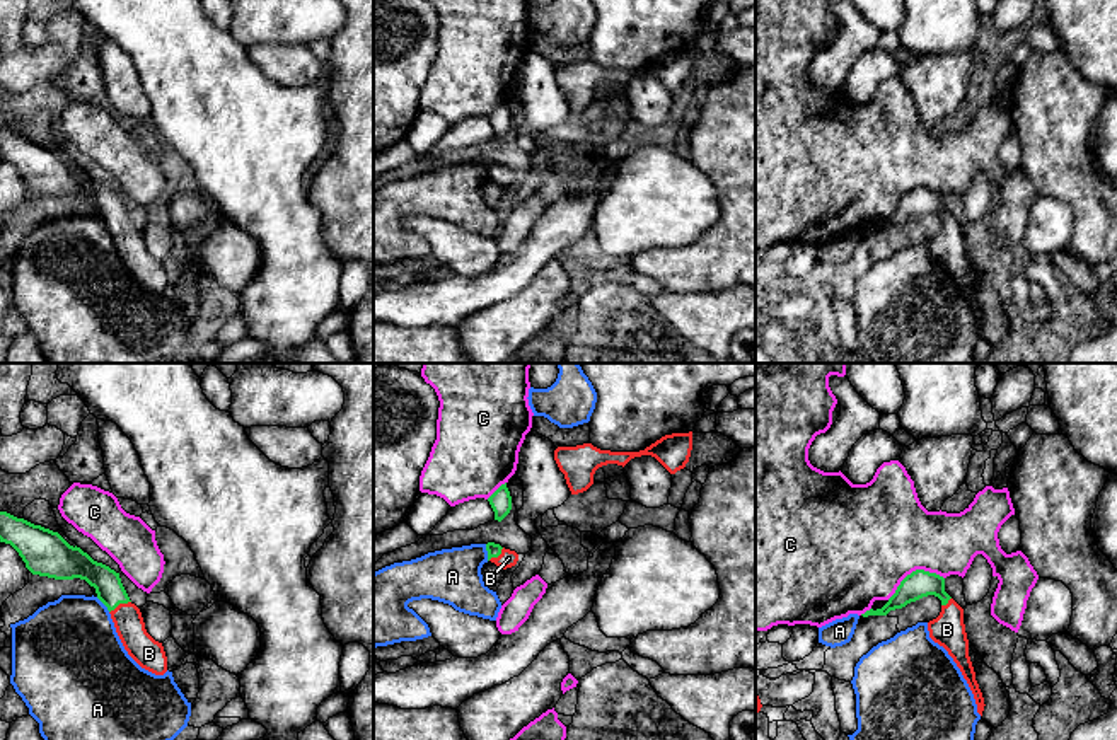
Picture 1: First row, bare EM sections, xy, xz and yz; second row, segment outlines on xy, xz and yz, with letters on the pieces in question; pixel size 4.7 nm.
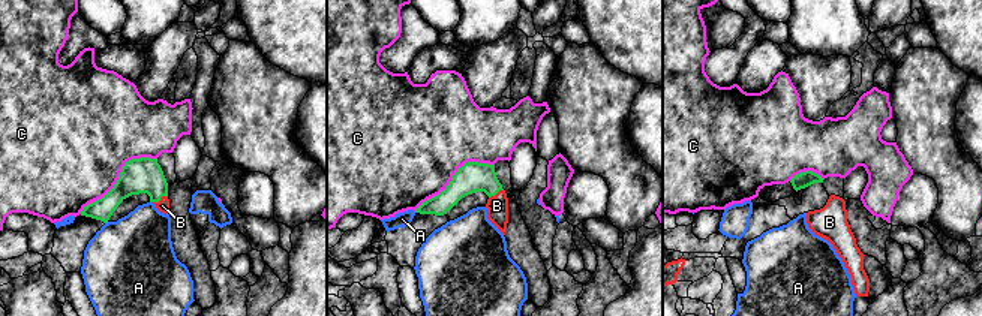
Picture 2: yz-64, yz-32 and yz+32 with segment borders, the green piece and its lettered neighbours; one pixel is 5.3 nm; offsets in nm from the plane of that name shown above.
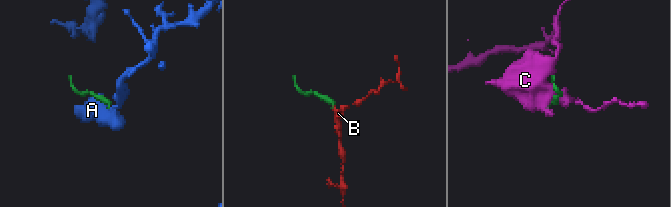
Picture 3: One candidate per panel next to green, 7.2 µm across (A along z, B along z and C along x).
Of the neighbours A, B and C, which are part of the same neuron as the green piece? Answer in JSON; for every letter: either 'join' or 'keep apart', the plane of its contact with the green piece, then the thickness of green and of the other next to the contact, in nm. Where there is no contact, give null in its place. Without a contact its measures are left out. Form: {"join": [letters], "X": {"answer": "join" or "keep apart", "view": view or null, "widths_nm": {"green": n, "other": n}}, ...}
{"join": ["B"], "A": {"answer": "keep apart", "view": "xz", "widths_nm": {"green": 70, "other": 260}}, "B": {"answer": "join", "view": "xy", "widths_nm": {"green": 130, "other": 140}}, "C": {"answer": "keep apart", "view": "yz", "widths_nm": {"green": 130, "other": 480}}}

